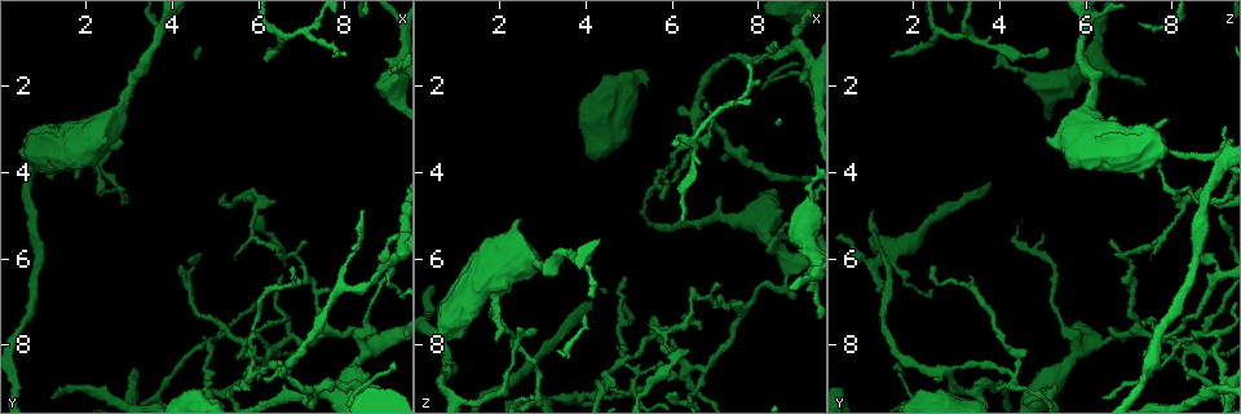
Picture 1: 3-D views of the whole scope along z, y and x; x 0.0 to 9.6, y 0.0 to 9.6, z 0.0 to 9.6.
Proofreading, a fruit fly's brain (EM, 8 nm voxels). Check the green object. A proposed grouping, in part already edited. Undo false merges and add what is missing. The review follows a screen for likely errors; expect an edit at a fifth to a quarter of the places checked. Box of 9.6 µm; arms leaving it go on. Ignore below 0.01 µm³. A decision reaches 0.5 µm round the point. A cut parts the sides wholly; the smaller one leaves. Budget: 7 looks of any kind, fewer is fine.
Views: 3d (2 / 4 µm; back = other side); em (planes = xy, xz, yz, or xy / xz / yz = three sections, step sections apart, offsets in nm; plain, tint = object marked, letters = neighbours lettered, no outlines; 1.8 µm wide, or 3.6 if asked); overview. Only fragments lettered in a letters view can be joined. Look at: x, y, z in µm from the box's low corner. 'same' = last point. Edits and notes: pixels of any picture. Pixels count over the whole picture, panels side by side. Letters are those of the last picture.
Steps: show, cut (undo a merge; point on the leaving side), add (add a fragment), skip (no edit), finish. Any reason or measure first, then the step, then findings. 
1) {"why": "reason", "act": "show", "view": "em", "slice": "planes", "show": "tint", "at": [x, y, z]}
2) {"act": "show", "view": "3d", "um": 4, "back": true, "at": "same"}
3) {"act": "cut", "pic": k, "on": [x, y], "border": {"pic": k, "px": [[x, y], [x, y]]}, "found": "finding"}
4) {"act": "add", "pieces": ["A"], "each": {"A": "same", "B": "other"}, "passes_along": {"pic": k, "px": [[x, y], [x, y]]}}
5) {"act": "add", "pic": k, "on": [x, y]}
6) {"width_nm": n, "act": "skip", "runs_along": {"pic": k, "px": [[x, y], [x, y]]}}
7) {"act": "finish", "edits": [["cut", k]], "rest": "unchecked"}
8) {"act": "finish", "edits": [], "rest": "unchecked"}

{"why": "sharp bend", "act": "show", "view": "em", "slice": "planes", "show": "plain", "at": [5.85, 5.45, 7.70]}

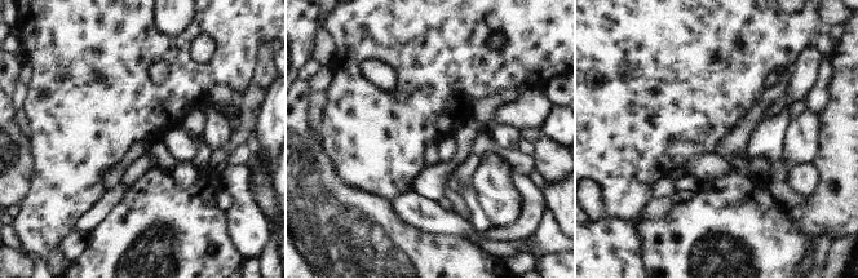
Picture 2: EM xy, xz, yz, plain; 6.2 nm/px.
{"act": "show", "view": "em", "slice": "planes", "show": "letters", "at": "same"}

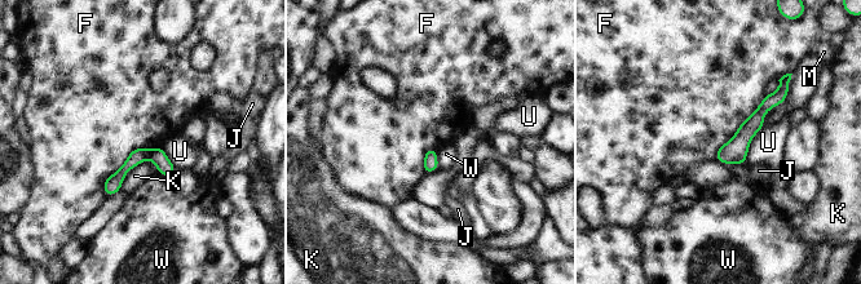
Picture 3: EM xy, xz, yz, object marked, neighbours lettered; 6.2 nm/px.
{"width_nm": 90, "act": "cut", "pic": 3, "on": [138, 155], "each": {"F": "other", "J": "other", "K": "other", "M": "other", "U": "other", "W": "other"}, "border": {"pic": 3, "px": [[150, 150], [148, 158]]}, "found": "a second neuron is stuck on"}

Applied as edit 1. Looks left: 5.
{"why": "sharp bend", "act": "show", "view": "em", "slice": "planes", "show": "letters", "at": [2.90, 4.65, 9.00]}

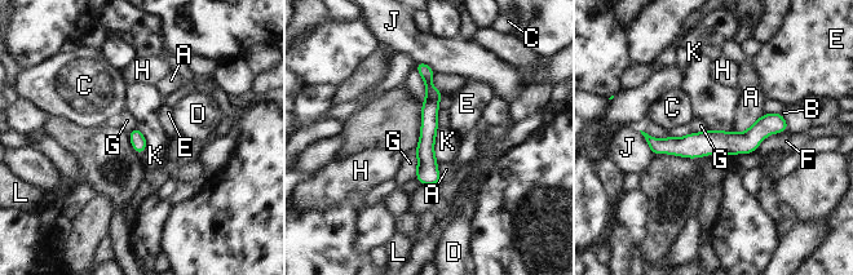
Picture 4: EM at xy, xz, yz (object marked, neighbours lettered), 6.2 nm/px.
{"width_nm": 90, "act": "skip", "each": {"A": "other", "B": "other", "C": "other", "D": "other", "E": "other", "F": "other", "G": "other", "H": "other", "J": "other", "K": "other", "L": "other"}, "found": "one neuron here"}

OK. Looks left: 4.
{"why": "free end", "act": "show", "view": "em", "slice": "yz", "step": 4, "show": "tint", "at": [1.70, 4.10, 7.25]}

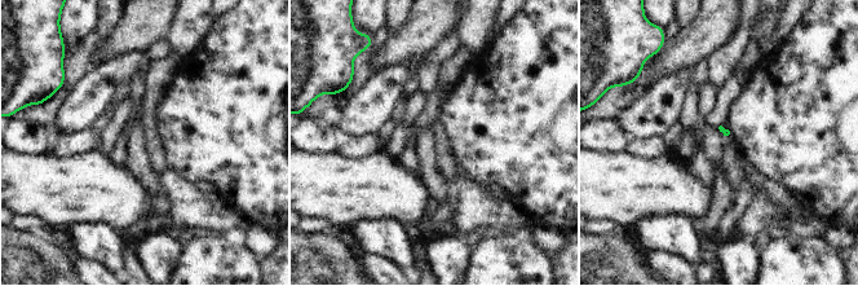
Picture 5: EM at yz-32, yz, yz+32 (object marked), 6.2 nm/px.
{"why": "another direction", "act": "show", "view": "em", "slice": "planes", "show": "letters", "at": "same"}

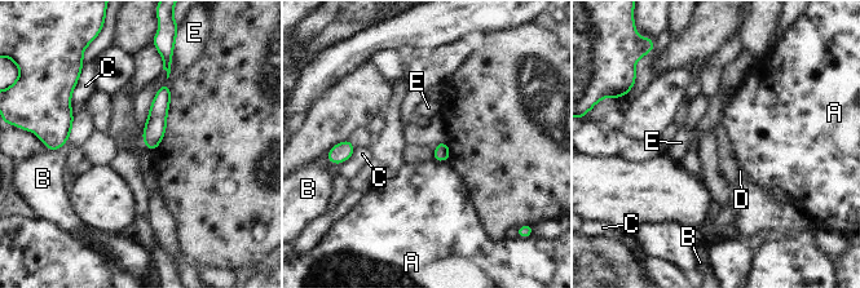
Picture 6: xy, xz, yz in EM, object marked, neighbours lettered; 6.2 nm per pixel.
{"act": "skip", "each": {"A": "other", "B": "other", "C": "other", "D": "other", "E": "other"}, "runs_along": {"pic": 6, "px": [[166, 88], [151, 136], [151, 146]]}, "found": "no lettered fragment goes on from it"}

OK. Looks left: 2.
{"act": "finish", "edits": [["cut", 3]], "rest": "unchecked"}

